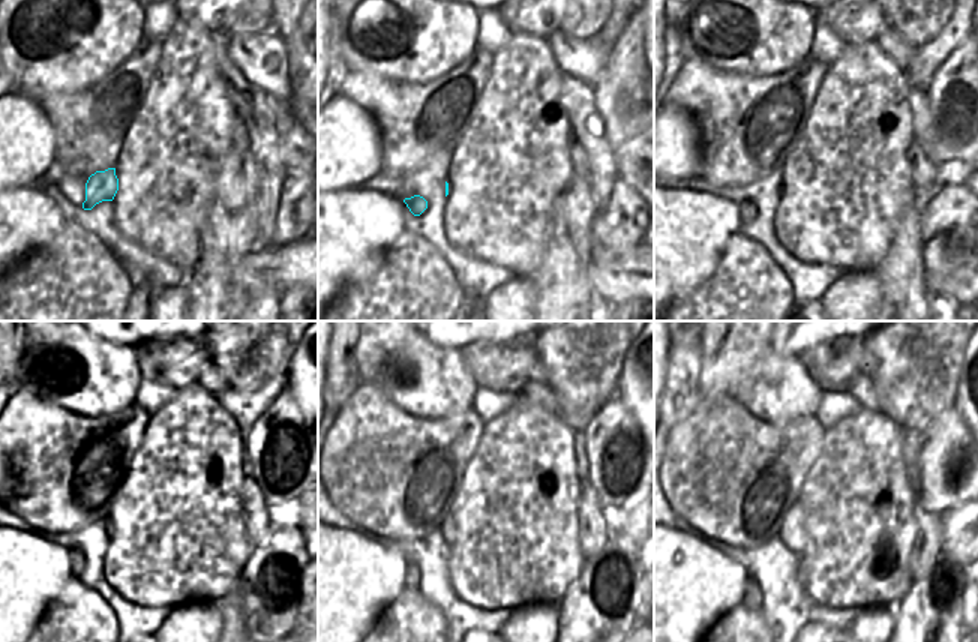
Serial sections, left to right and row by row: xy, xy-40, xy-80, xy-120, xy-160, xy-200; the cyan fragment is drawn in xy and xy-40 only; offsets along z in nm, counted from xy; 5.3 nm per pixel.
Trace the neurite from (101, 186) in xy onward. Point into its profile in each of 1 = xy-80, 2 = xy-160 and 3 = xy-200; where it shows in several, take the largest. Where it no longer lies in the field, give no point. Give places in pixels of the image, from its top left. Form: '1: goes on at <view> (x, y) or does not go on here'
1: goes on at xy-80 (747, 212)
2: goes on at xy-160 (411, 581)
3: goes on at xy-200 (752, 600)

